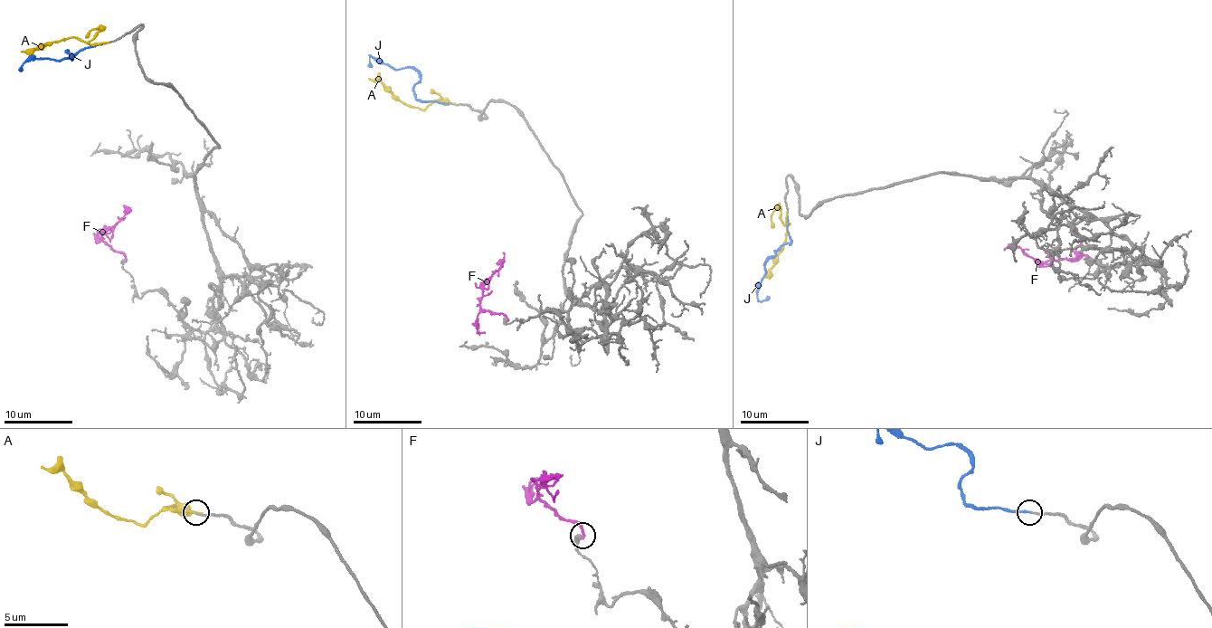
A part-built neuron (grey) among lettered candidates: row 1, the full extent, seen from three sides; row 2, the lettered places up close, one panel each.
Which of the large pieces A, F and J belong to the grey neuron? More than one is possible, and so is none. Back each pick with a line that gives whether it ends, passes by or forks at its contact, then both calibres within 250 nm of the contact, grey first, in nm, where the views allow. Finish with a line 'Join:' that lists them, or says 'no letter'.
J: it ends; calibres 130 and 160 nm
Join: J

